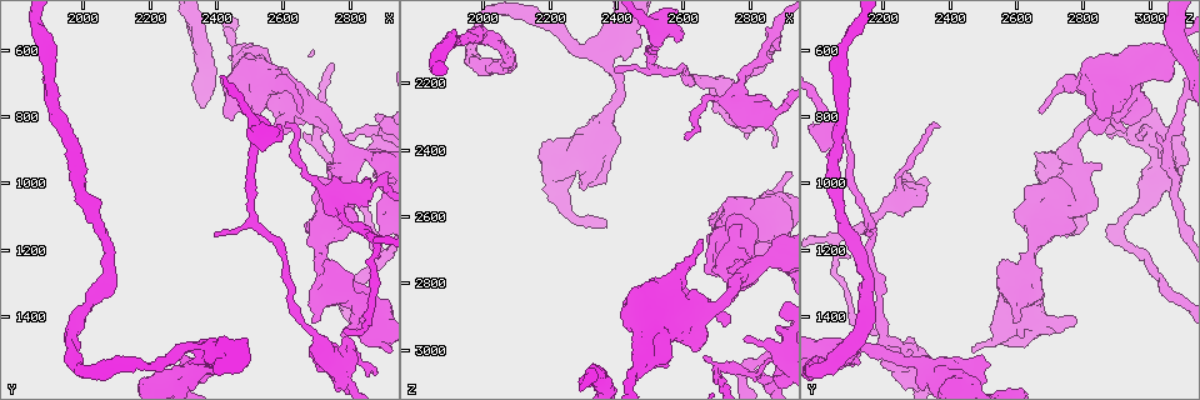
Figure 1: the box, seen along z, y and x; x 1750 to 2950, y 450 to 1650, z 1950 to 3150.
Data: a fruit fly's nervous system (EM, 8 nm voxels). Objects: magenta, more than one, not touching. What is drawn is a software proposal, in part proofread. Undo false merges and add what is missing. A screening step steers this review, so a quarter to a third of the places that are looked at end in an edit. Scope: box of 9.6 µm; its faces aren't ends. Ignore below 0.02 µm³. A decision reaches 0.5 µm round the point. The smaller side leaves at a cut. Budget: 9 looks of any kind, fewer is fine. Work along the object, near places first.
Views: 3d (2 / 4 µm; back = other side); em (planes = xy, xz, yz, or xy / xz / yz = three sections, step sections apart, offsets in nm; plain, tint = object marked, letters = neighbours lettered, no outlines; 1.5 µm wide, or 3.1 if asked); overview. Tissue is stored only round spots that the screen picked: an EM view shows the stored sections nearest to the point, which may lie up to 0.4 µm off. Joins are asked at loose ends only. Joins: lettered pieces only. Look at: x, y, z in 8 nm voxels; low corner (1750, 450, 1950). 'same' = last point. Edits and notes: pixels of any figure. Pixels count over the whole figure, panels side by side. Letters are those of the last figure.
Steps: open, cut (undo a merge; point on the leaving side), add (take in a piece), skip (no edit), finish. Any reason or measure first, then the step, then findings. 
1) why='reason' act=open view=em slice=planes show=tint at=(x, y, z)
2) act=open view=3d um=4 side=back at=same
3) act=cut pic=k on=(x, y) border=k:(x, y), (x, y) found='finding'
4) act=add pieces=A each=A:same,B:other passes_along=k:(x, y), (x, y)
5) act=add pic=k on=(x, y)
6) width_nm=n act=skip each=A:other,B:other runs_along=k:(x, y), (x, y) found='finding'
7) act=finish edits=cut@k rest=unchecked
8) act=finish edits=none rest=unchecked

why='a fork' act=open view=em slice=yz step=4 show=plain at=(2880, 1180, 2060)

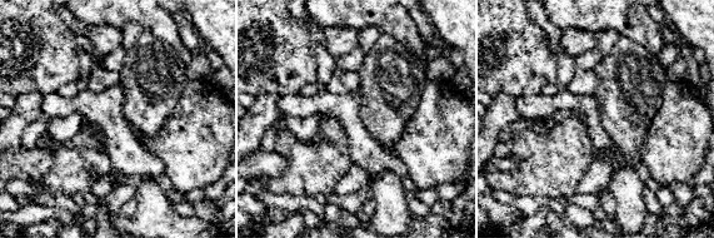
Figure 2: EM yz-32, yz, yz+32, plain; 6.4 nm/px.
act=open view=em slice=yz step=4 show=letters at=same

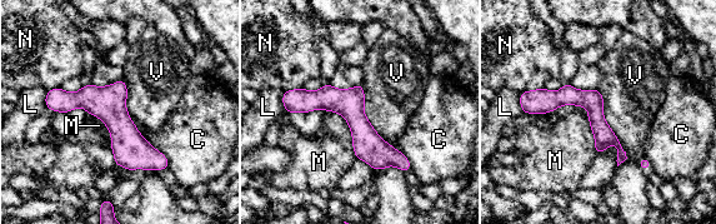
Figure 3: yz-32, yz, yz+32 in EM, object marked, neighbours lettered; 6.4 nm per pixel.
act=skip each=C:other,L:other,M:other,N:other,V:other runs_along=3:(286, 100), (336, 100), (406, 167) found='continuous, no second cell'

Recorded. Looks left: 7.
act=open view=3d um=4 side=back at=(2590, 820, 2070)

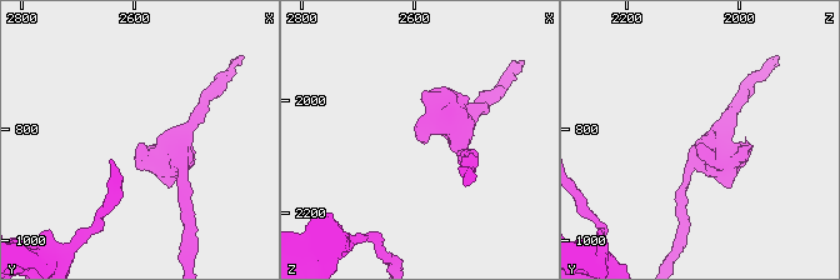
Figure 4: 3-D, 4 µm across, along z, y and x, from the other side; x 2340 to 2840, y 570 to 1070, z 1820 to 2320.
why='need the tissue' act=open view=em slice=planes show=letters at=(2580, 825, 2070)

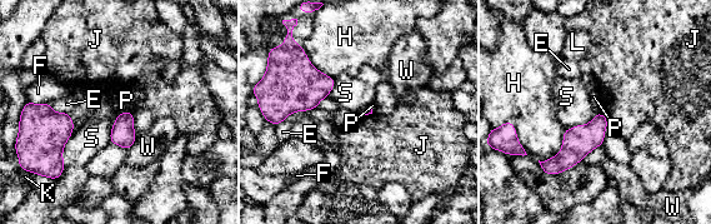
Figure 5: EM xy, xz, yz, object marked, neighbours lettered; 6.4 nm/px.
act=skip each=E:other,F:other,H:other,J:other,K:other,L:other,P:other,S:other,W:other border=5:(73, 134), (64, 147), (60, 177) found='no lettered piece goes on from it'

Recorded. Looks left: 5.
why='thick turns thin' act=open view=3d um=4 at=(2880, 880, 3030)

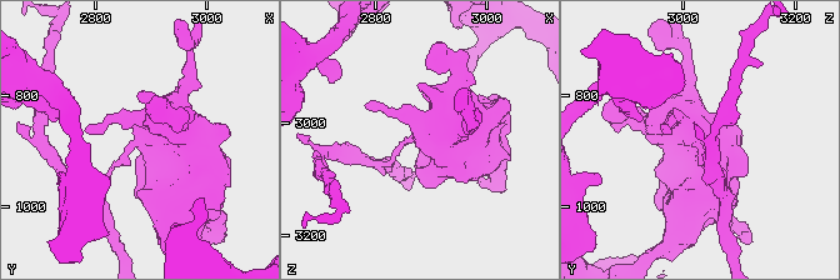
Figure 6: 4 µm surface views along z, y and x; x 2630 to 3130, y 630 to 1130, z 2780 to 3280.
act=open view=em slice=xz step=8 show=letters at=(2885, 870, 3030)

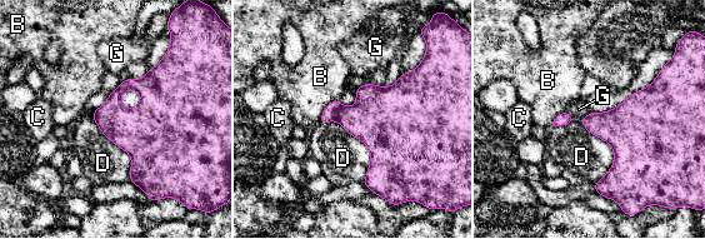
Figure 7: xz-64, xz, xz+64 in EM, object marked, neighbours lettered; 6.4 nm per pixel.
width_nm=240 act=cut pic=7 on=(329, 114) each=B:other,C:other,D:other,G:other border=7:(343, 106), (335, 119) found='two cells meet here'

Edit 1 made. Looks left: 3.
act=finish edits=cut@7 rest=unchecked

